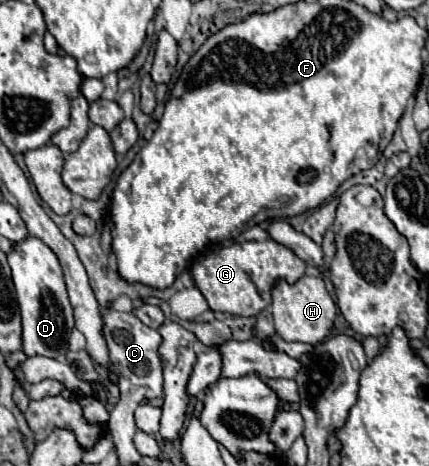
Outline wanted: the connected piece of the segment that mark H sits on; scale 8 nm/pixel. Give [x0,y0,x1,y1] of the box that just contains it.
[272,275,336,343]

